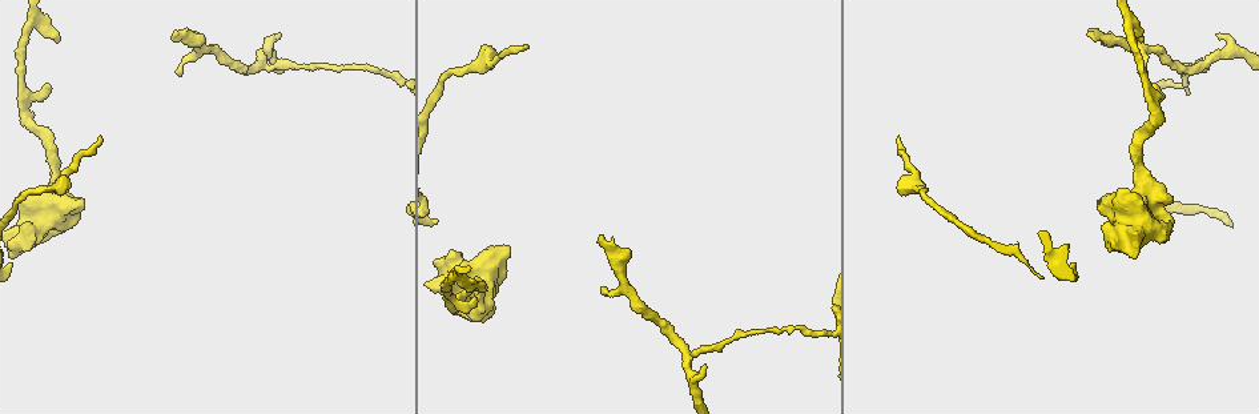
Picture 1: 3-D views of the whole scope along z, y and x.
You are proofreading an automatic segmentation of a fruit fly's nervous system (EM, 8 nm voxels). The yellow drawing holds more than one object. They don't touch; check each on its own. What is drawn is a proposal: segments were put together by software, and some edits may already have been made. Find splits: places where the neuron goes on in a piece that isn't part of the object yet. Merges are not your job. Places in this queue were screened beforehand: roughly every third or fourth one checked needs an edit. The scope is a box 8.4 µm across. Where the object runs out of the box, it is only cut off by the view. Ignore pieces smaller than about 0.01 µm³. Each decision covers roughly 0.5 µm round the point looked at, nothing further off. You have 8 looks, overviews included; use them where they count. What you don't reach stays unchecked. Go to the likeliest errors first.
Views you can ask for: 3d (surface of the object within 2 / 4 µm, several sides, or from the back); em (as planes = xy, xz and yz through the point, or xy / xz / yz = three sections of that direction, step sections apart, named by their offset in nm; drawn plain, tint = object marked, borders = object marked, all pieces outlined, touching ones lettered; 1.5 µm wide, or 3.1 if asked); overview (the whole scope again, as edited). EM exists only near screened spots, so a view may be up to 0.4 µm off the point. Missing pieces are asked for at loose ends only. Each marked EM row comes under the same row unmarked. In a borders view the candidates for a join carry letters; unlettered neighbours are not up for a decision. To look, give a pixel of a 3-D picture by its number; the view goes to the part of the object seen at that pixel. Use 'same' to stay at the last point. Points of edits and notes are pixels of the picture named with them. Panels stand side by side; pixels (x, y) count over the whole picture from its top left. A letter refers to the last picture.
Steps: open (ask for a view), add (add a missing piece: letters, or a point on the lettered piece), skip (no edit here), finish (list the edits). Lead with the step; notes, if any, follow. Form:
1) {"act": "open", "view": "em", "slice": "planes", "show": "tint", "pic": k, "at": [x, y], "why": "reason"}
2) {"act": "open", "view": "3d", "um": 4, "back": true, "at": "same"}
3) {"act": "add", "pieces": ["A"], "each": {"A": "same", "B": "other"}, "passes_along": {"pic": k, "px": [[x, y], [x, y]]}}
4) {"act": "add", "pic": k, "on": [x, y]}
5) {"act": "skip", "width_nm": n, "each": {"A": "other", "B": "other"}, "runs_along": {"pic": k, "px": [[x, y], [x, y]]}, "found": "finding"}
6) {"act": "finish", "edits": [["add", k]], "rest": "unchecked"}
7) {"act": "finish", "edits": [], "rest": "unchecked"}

{"act": "open", "view": "em", "slice": "yz", "step": 4, "show": "borders", "pic": 1, "at": [178, 35], "why": "an open end"}

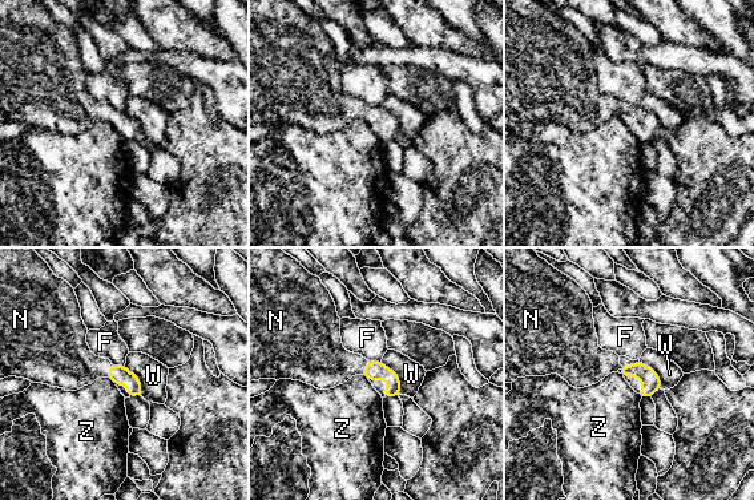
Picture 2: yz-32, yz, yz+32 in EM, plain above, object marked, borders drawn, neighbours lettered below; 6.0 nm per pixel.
{"act": "add", "pieces": ["N"], "each": {"F": "other", "N": "same", "W": "other", "Z": "other"}, "found": "the neuron continues"}

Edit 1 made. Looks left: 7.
{"act": "open", "view": "em", "slice": "xy", "step": 4, "show": "tint", "pic": 1, "at": [899, 137], "why": "thin end"}

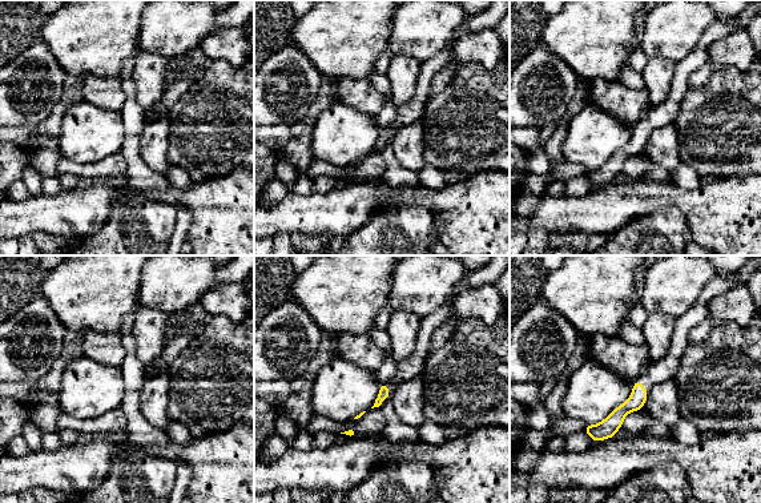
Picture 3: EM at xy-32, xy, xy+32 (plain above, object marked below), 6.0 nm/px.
{"act": "open", "view": "em", "slice": "planes", "show": "borders", "at": "same"}

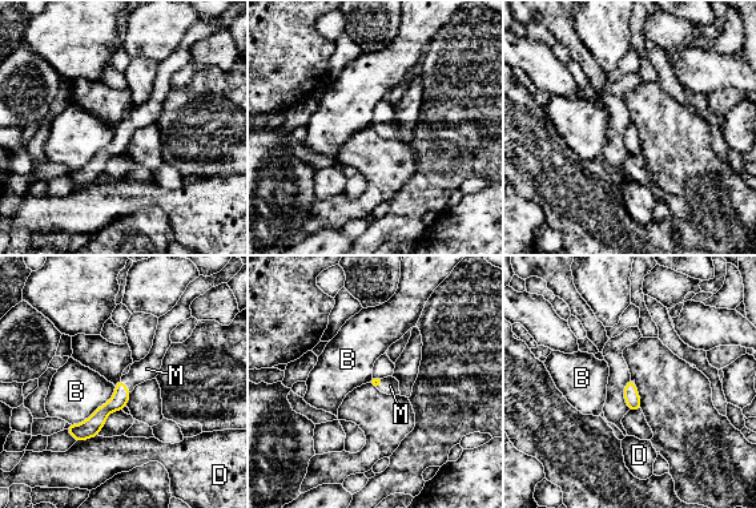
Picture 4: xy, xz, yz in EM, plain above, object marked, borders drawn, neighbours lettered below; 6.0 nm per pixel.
{"act": "add", "pieces": ["M"], "each": {"B": "other", "D": "other", "M": "same"}, "passes_along": {"pic": 4, "px": [[120, 398], [124, 384], [147, 369]]}, "found": "the neuron continues"}

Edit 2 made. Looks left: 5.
{"act": "open", "view": "3d", "um": 4, "pic": 1, "at": [1139, 41], "why": "free end"}

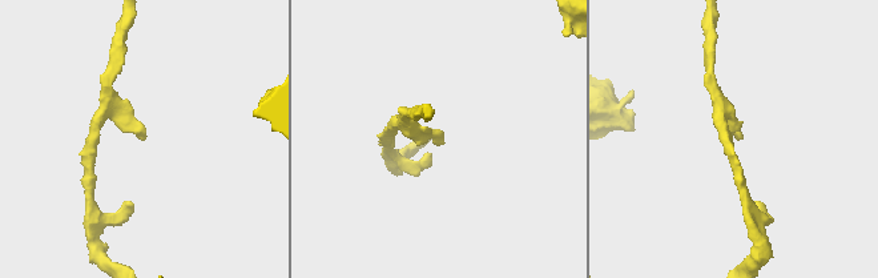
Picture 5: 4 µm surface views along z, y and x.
{"act": "open", "view": "em", "slice": "yz", "step": 4, "show": "borders", "pic": 5, "at": [143, 136]}

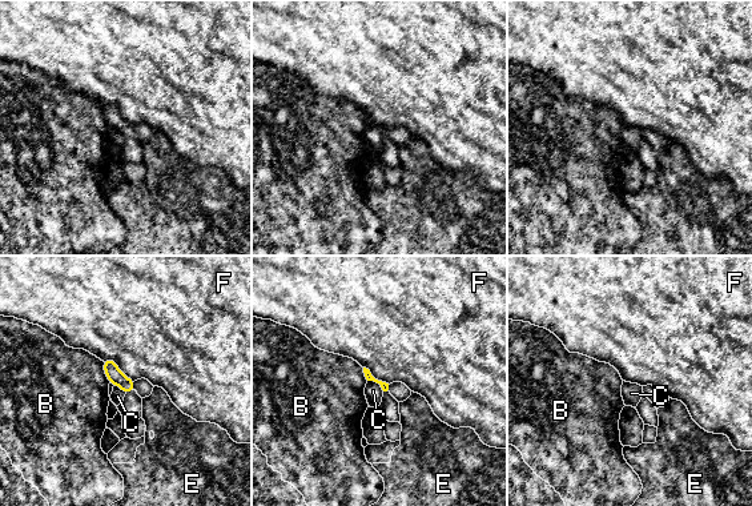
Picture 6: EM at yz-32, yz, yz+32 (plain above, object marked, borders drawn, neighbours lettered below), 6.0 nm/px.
{"act": "open", "view": "em", "slice": "xz", "step": 4, "show": "borders", "at": "same", "why": "another direction"}

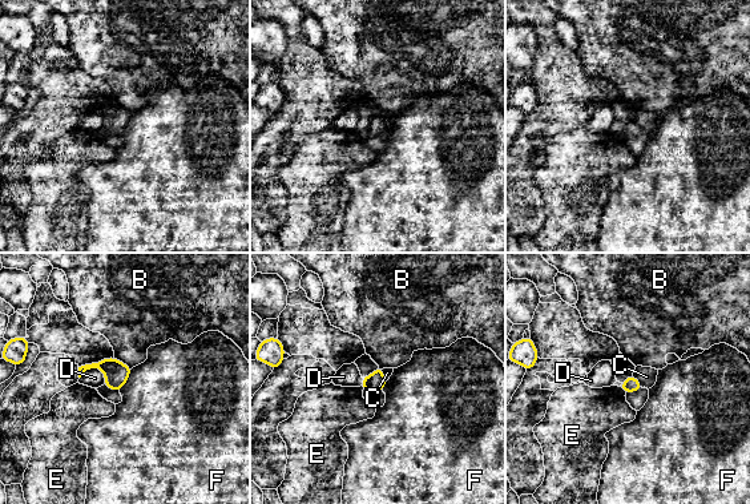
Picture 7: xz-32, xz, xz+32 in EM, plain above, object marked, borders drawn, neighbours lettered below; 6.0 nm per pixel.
{"act": "skip", "each": {"B": "other", "C": "other", "D": "other", "E": "other", "F": "other"}, "border": {"pic": 7, "px": [[633, 374], [642, 387]]}, "found": "none of them fits"}

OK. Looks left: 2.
{"act": "finish", "edits": [["add", 2], ["add", 4]], "rest": "unchecked"}

